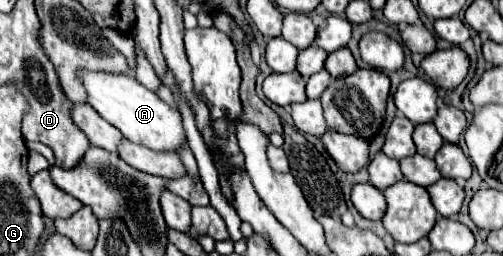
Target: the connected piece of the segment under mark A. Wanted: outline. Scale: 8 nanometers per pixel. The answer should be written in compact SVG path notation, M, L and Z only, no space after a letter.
M81 70L85 90L89 94L89 104L103 116L109 124L121 130L121 134L133 144L141 144L155 152L177 152L187 144L185 128L181 122L181 112L165 104L157 94L139 84L133 76L109 74L109 72L85 72Z

